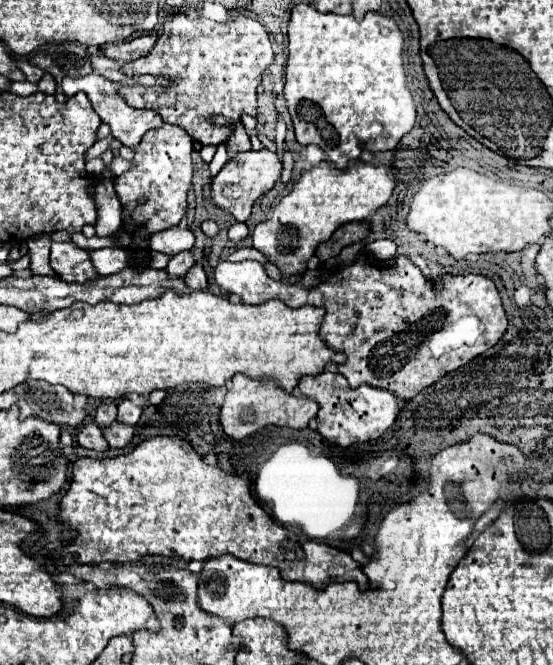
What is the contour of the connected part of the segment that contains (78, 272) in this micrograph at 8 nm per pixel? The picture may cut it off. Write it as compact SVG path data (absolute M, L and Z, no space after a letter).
M52 242L52 252L50 252L50 266L52 270L66 282L86 282L96 274L88 250L78 248L76 244L58 244Z

